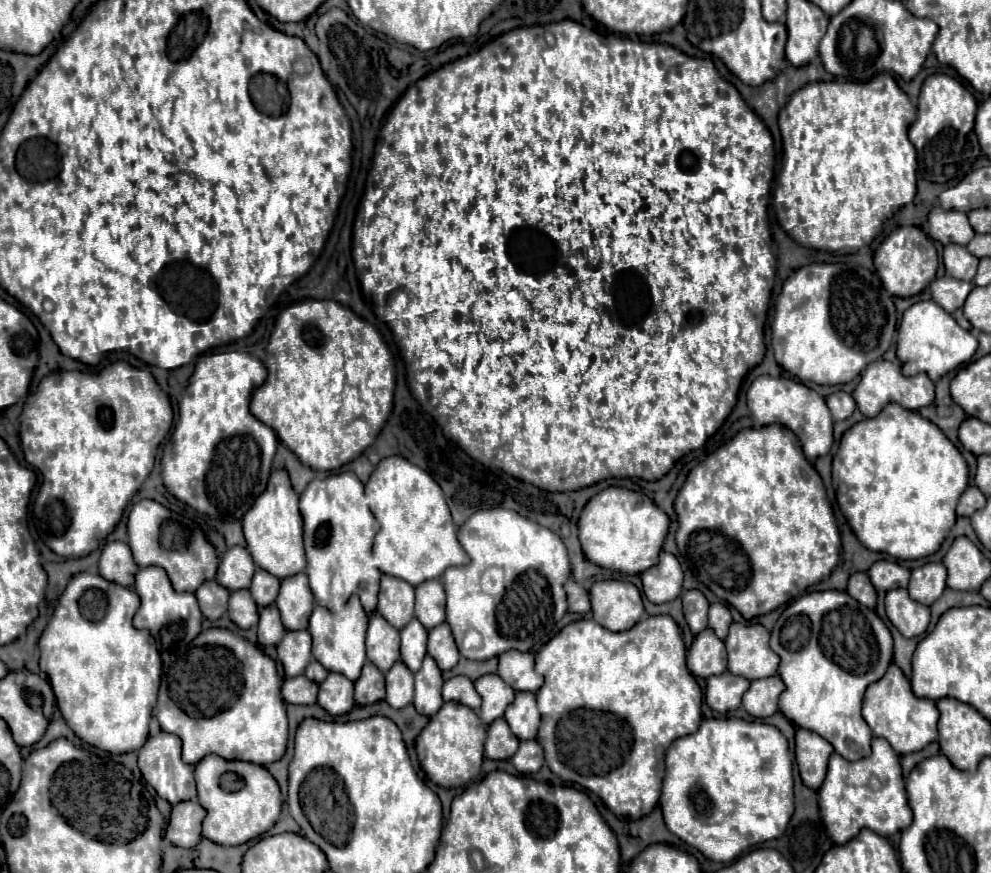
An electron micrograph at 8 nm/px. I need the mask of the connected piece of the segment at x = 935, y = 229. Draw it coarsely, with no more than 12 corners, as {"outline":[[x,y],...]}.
{"outline":[[932,208],[928,234],[942,244],[968,244],[974,228],[958,210]]}

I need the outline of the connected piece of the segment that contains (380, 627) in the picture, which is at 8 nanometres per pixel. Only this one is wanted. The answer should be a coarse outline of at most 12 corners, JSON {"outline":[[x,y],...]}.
{"outline":[[370,616],[366,654],[382,672],[400,658],[400,632]]}

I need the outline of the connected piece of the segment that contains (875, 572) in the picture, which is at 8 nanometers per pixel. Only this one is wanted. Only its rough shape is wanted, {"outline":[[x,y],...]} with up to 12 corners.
{"outline":[[878,560],[868,570],[876,590],[906,588],[910,570]]}

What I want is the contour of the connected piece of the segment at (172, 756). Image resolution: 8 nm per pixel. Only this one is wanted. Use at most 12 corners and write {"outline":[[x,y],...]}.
{"outline":[[158,732],[138,752],[144,780],[170,804],[196,800],[182,740]]}

